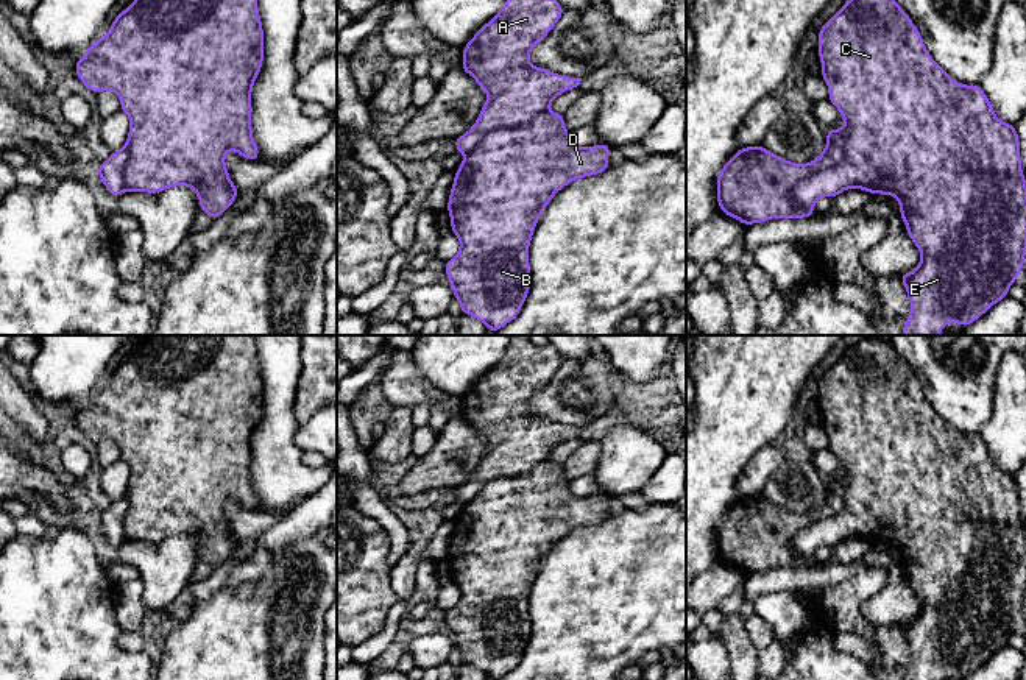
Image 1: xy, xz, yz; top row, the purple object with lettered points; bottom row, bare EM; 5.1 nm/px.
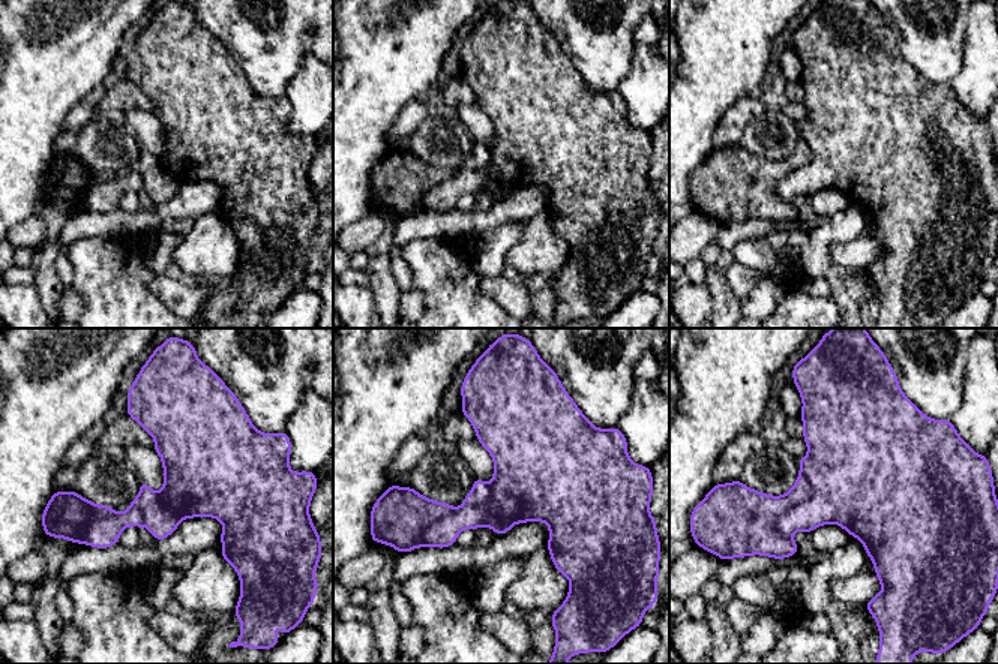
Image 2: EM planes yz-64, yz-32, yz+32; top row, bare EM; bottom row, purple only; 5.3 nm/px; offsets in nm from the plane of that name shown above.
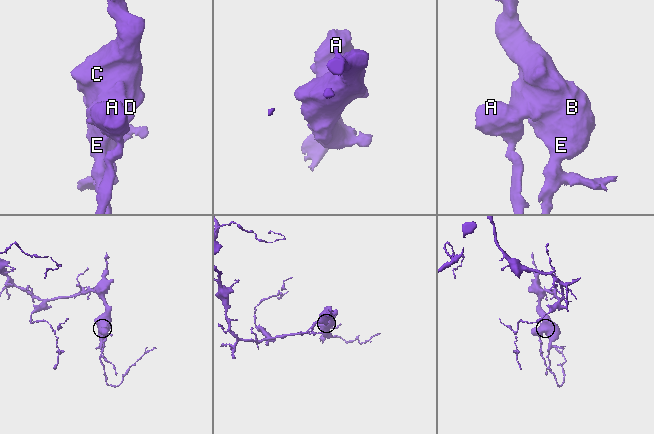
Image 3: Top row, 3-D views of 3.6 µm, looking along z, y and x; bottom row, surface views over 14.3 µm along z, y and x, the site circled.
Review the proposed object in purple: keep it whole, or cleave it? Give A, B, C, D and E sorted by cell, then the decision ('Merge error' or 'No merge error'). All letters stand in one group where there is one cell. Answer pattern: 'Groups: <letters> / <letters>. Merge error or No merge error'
Groups: A / B C D E. Merge error

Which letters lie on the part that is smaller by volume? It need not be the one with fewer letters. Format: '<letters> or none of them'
A

